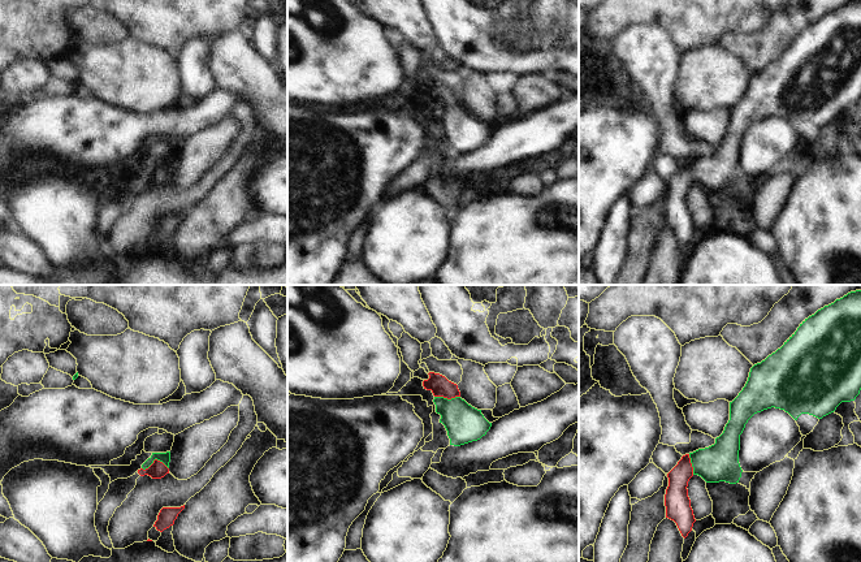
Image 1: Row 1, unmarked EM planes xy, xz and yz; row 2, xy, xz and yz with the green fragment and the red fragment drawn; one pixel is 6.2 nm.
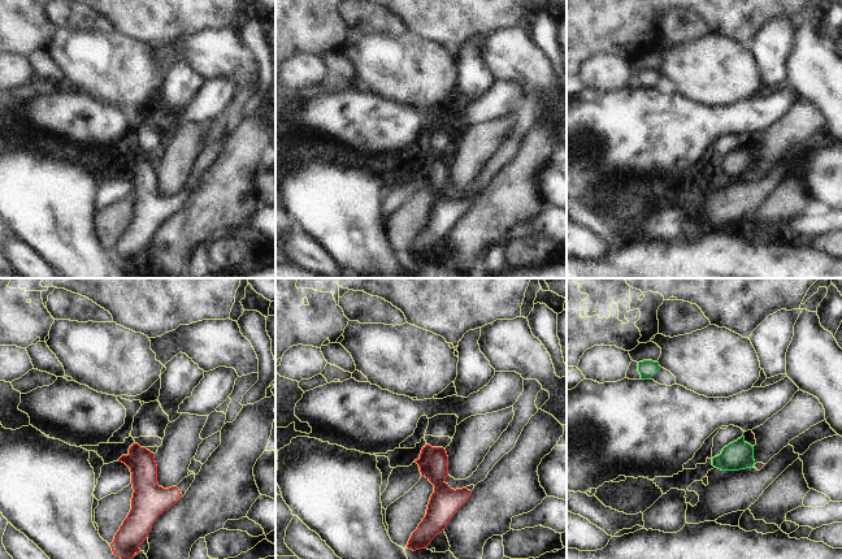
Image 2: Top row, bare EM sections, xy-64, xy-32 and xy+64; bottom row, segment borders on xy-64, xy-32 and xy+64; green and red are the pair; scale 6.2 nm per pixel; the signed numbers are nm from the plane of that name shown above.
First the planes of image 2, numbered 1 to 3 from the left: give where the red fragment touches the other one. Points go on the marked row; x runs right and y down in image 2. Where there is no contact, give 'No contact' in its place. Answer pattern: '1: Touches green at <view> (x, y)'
1: No contact
2: No contact
3: No contact

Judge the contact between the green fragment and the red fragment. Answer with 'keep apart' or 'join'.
join

